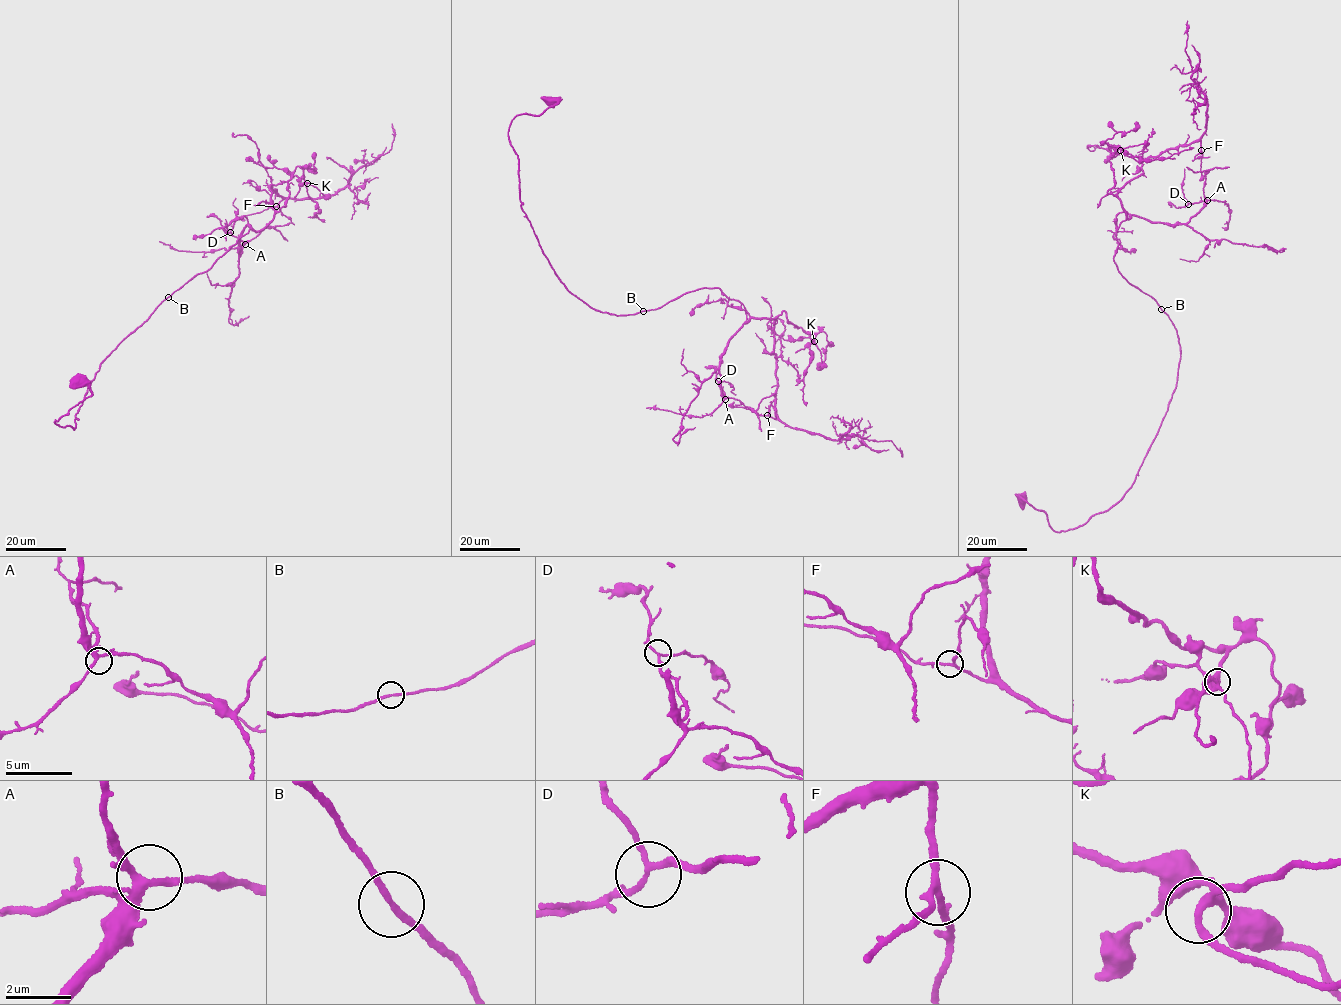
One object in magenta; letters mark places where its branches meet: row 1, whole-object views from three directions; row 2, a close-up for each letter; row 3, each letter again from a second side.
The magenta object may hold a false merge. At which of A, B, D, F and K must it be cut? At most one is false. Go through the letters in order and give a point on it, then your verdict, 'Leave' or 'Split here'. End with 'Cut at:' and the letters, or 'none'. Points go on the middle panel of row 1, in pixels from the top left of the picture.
A: Place: (725, 399). Leave
B: Place: (643, 311). Leave
D: Place: (718, 381). Leave
F: Place: (767, 415). Leave
K: Place: (814, 341). Leave
Cut at: none

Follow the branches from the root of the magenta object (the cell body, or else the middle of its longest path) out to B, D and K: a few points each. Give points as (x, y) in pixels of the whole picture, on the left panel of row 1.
B: (78, 379), (91, 394), (55, 420), (59, 426), (69, 426), (74, 430), (76, 413), (100, 362), (168, 297)
D: (78, 379), (91, 394), (59, 426), (74, 430), (122, 339), (256, 232), (244, 228), (241, 255), (230, 232)
K: (78, 379), (91, 394), (59, 426), (74, 430), (122, 339), (268, 225), (297, 166), (307, 183)

